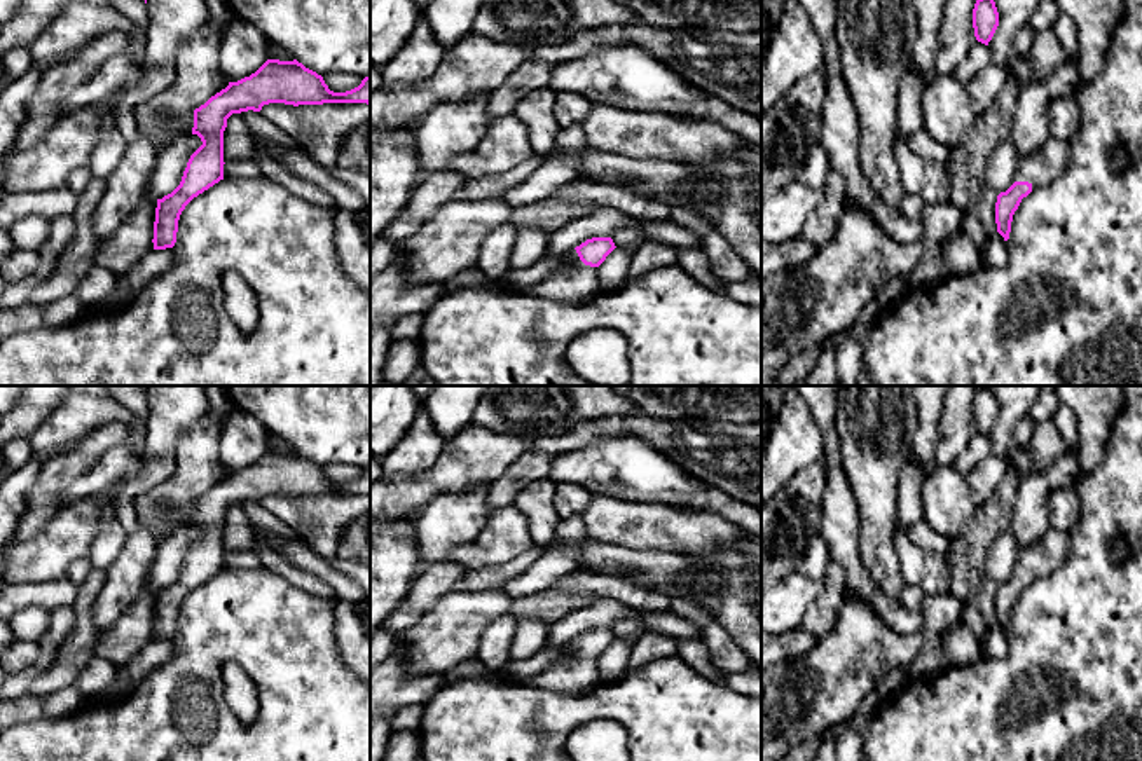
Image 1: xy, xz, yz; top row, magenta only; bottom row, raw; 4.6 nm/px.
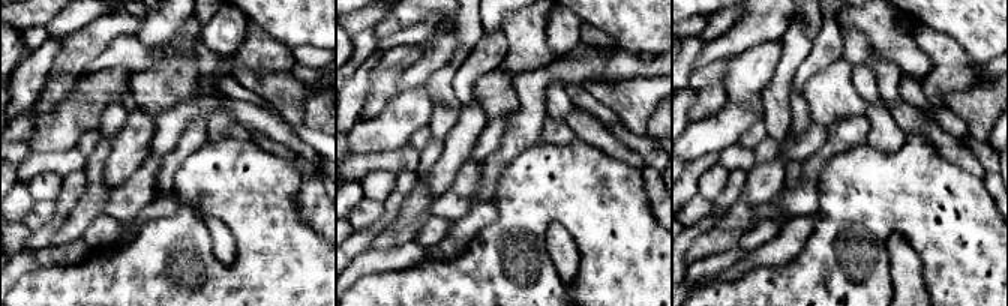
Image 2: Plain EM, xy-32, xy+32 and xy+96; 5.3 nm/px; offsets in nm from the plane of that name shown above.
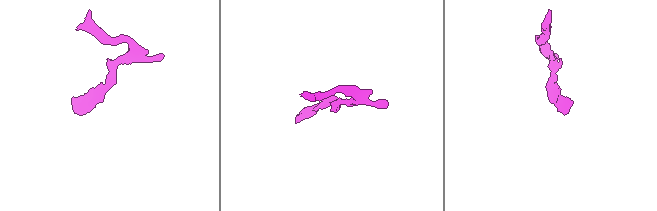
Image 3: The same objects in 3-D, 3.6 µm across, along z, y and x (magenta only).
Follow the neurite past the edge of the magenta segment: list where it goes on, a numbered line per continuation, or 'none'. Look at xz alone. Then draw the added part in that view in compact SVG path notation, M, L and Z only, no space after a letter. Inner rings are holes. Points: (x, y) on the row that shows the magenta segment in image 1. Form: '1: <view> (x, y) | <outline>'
1: xz (568, 283) | M576 250L568 253L568 260L552 271L545 279L526 288L531 297L545 297L557 302L583 302L599 286L597 267L585 265Z

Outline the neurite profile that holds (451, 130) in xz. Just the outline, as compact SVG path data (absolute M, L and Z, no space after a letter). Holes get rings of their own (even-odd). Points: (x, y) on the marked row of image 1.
M487 94L463 103L438 105L416 127L421 175L451 171L452 159L470 152L489 131Z

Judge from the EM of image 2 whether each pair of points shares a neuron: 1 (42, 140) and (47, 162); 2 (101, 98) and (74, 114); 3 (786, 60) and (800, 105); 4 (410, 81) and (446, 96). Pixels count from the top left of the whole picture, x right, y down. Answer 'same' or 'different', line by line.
1: different
2: same
3: different
4: different

